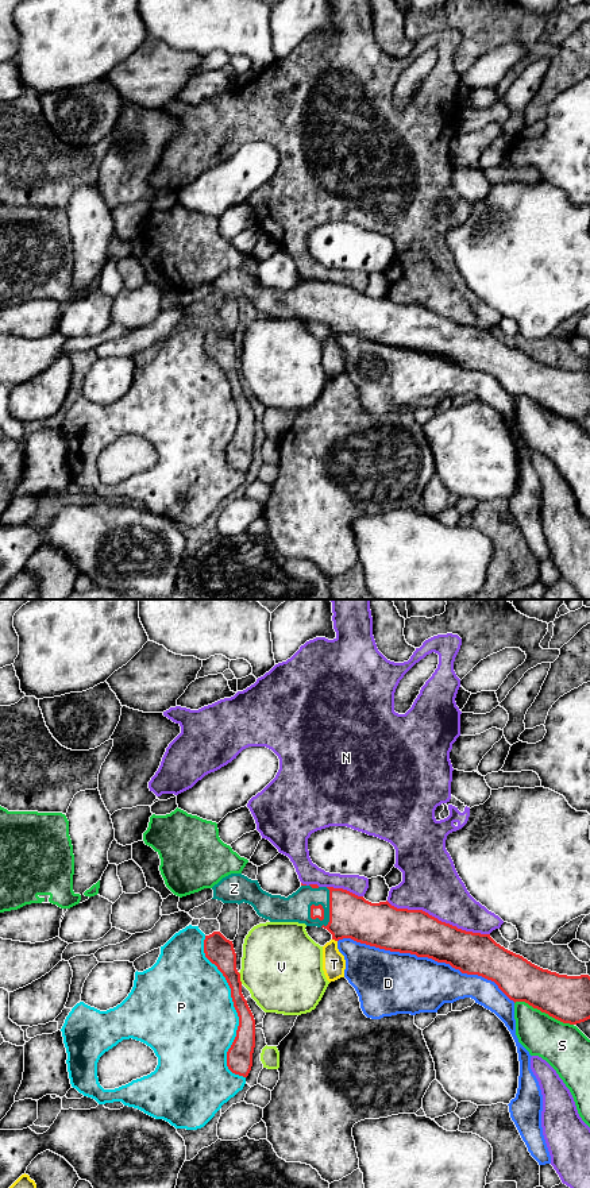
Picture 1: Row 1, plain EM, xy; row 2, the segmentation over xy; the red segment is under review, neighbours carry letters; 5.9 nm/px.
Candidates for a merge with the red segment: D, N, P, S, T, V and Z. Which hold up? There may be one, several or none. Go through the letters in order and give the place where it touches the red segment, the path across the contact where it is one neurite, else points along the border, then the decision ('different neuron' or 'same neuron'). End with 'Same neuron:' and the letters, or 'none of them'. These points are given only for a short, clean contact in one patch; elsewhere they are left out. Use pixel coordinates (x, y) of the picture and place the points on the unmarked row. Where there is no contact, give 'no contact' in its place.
D: meets red in xy at (427, 351); different neuron
N: meets red in xy at (436, 313); different neuron
P: meets red in xy at (235, 404); different neuron
S: meets red in xy at (544, 407); different neuron
T: meets red in xy at (335, 335); border along xy (332, 334), (336, 336); different neuron
V: meets red in xy at (239, 373); different neuron
Z: meets red in xy at (323, 304); same neuron
Same neuron: Z

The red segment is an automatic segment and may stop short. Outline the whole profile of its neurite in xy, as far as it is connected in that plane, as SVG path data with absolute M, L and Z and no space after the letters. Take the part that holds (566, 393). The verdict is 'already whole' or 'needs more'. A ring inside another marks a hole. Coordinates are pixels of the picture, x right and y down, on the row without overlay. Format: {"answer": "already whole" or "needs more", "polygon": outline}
{"answer": "needs more", "polygon": "M231 269L212 282L213 293L223 298L248 298L257 309L270 317L298 317L324 323L332 335L351 333L379 344L410 348L450 359L462 369L478 370L494 377L514 398L525 397L533 404L570 420L590 414L590 371L567 371L543 364L500 339L490 329L466 327L441 317L423 305L397 304L387 296L371 298L343 284L302 279L288 293L263 286L258 275Z"}

